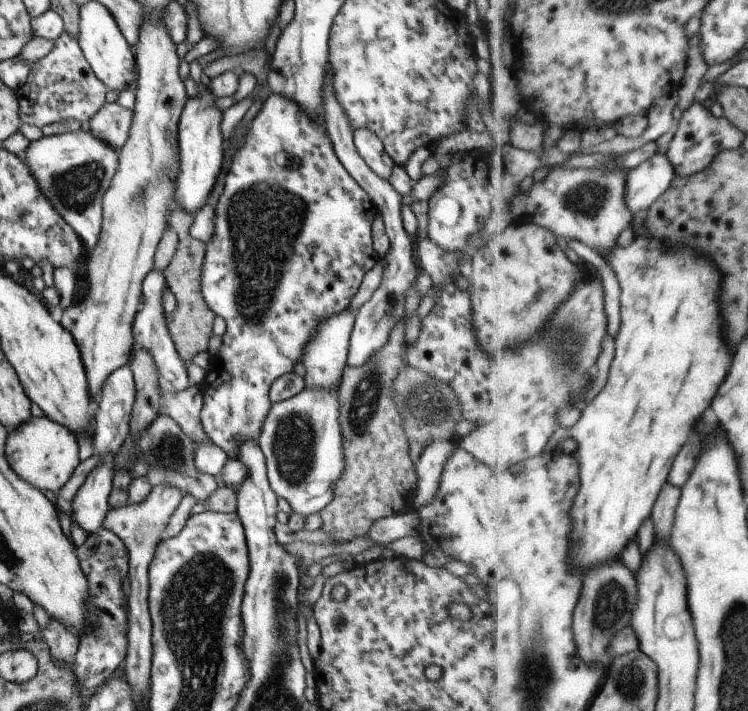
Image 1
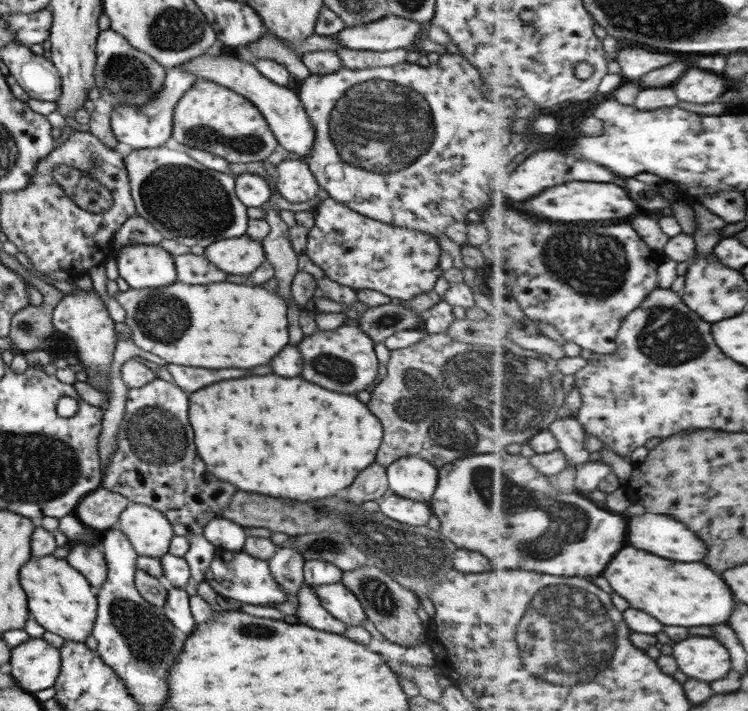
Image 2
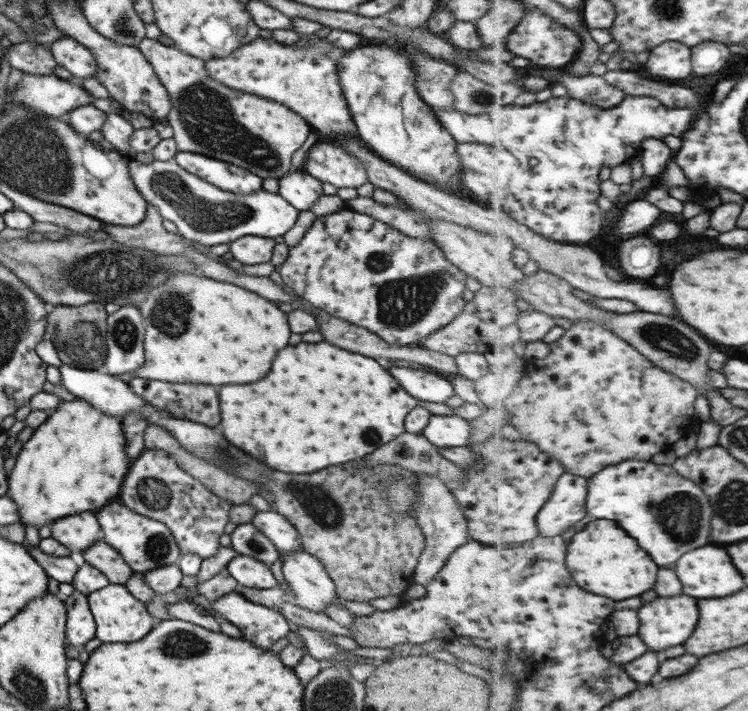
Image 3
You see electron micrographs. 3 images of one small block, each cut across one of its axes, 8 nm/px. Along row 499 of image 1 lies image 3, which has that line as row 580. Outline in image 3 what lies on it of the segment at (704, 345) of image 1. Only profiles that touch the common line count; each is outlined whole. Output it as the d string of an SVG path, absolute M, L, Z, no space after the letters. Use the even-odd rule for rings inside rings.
M592 519L589 526L579 532L569 546L568 570L571 579L585 586L585 590L593 594L601 594L613 600L627 600L641 596L655 588L659 566L653 558L631 538L623 528L617 526L617 521Z

